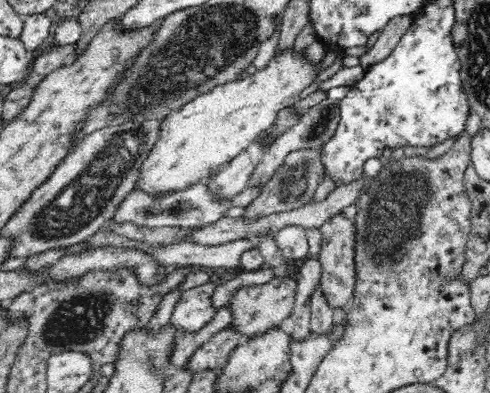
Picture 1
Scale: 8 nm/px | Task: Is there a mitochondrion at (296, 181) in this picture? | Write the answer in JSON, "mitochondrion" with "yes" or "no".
{"mitochondrion":"yes"}

